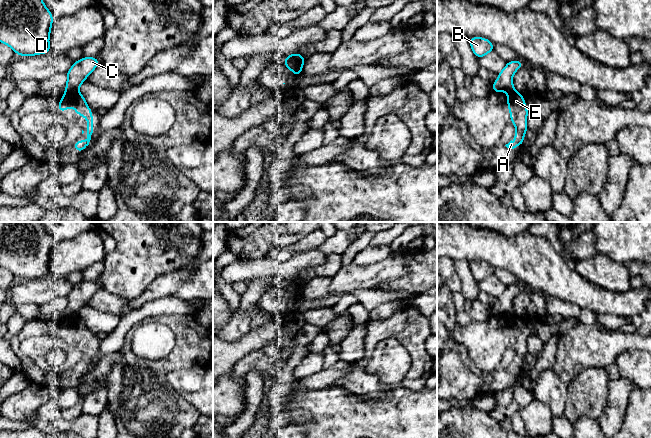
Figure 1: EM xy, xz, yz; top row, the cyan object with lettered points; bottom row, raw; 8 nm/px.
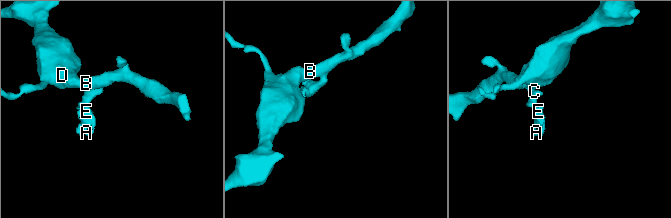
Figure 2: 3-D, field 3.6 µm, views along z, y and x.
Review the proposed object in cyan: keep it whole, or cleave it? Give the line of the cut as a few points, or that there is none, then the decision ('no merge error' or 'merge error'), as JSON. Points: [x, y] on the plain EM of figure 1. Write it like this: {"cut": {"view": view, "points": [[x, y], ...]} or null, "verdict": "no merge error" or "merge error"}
{"cut": {"view": "xy", "points": [[77, 313], [66, 315]]}, "verdict": "merge error"}

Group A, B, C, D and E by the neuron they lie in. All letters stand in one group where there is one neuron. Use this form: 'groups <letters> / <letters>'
groups A E / B C D

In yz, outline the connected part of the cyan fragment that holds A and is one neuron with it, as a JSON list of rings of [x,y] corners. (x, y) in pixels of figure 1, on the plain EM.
[[[514,313],[507,314],[507,329],[510,336],[511,347],[516,351],[513,362],[517,365],[513,367],[511,364],[505,370],[509,373],[514,373],[524,367],[525,357],[528,353],[527,339],[529,334],[525,330],[525,320],[521,320],[520,317]]]

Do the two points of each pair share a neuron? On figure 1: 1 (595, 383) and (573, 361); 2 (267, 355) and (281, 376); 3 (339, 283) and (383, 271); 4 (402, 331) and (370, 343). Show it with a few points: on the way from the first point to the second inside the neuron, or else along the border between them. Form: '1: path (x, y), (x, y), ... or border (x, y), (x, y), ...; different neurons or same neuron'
1: border (604, 367), (584, 368), (568, 385); different neurons
2: border (275, 372), (276, 374); different neurons
3: path (350, 278), (372, 275); same neuron
4: path (394, 331), (382, 331), (378, 335); same neuron

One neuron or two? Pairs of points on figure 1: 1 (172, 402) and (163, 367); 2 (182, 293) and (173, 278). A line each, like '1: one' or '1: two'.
1: one
2: two

